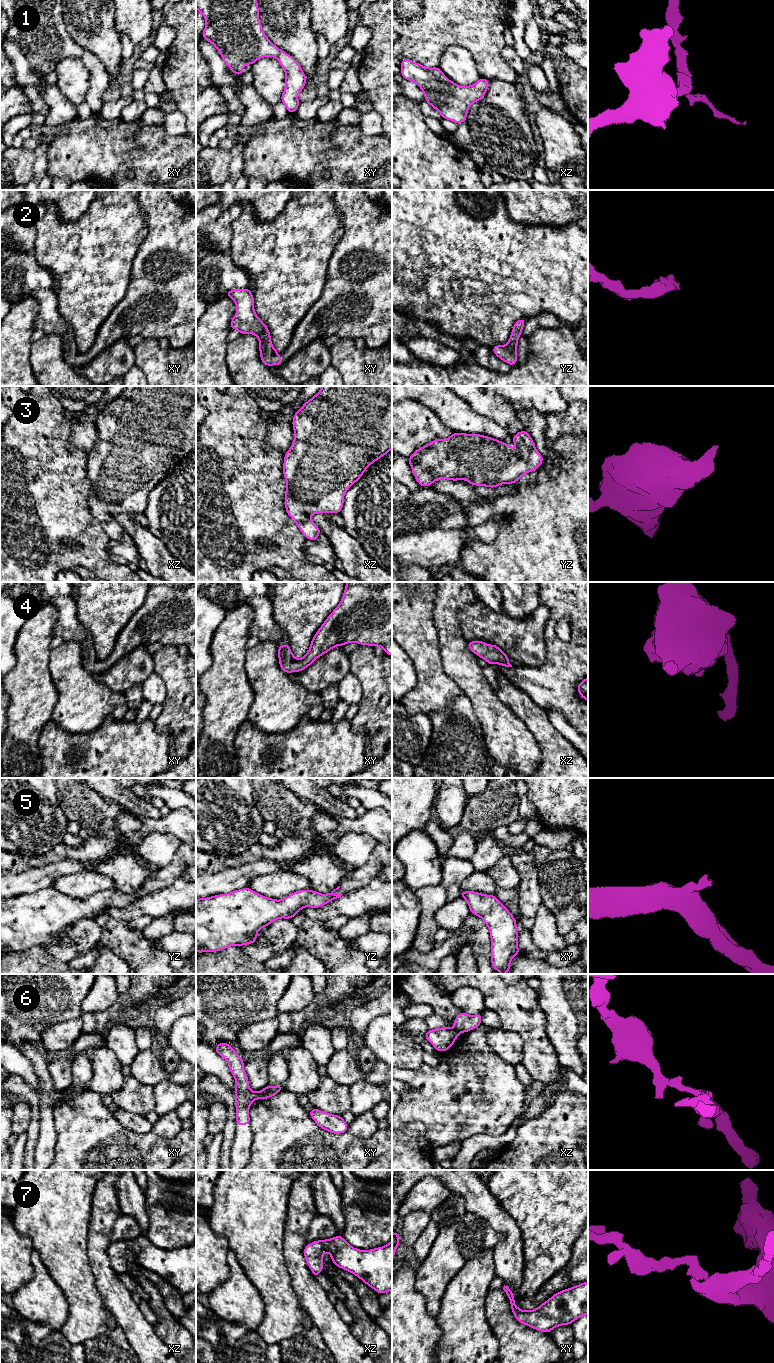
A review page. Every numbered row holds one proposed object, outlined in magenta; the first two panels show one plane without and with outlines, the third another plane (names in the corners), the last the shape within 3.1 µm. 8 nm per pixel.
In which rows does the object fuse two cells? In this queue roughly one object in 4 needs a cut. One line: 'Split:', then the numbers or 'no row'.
Split: 6, 7

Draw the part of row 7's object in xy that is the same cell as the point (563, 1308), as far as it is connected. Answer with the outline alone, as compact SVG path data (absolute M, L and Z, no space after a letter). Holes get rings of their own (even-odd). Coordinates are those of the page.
M583 1282L574 1287L555 1293L551 1298L542 1303L537 1309L525 1311L515 1304L515 1298L511 1298L510 1307L518 1322L544 1333L561 1325L571 1325L576 1319L588 1315L588 1282Z

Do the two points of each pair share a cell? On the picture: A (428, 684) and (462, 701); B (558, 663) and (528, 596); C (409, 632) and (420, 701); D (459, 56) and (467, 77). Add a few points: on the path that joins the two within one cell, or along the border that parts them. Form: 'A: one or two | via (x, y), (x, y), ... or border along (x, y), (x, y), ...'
A: two | border along (463, 693), (445, 708), (436, 710)
B: two | border along (538, 592), (540, 604)
C: one | via (423, 649), (424, 684)
D: one | via (459, 61), (459, 66), (463, 72)

